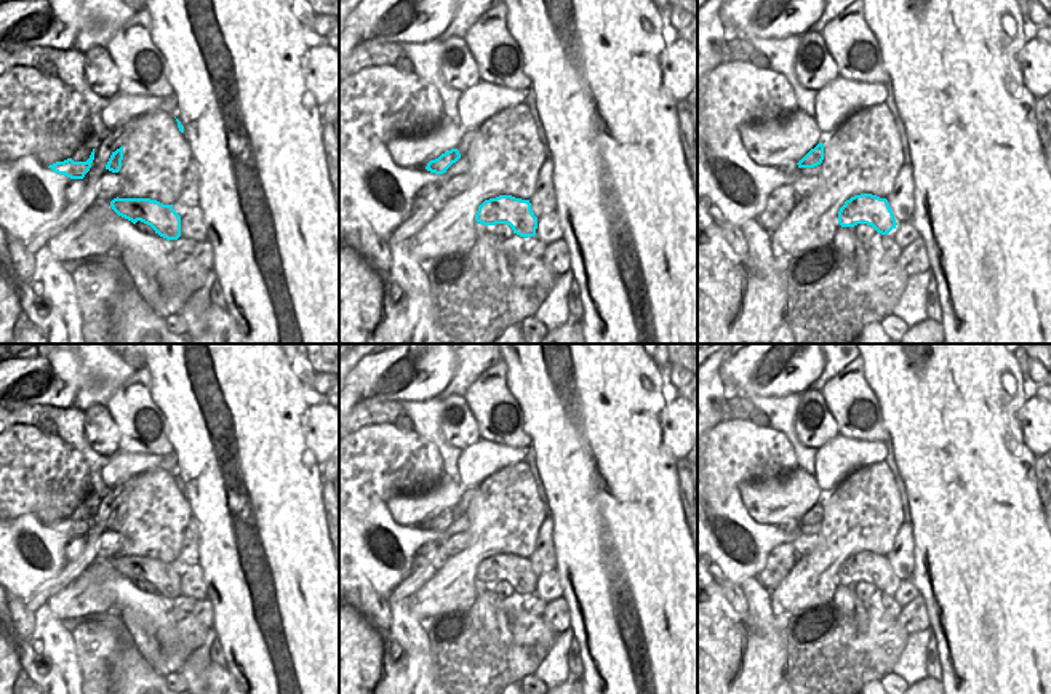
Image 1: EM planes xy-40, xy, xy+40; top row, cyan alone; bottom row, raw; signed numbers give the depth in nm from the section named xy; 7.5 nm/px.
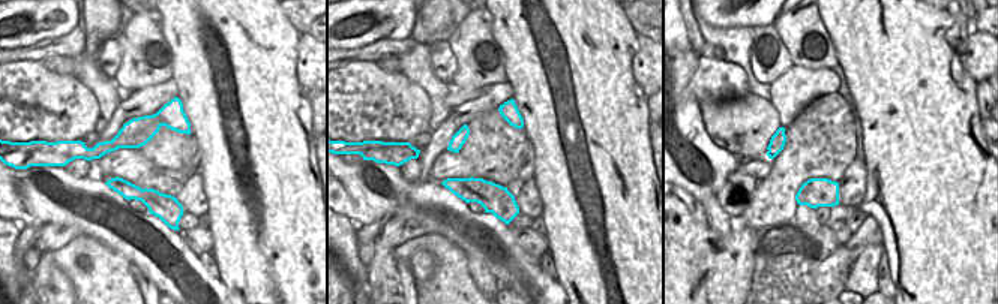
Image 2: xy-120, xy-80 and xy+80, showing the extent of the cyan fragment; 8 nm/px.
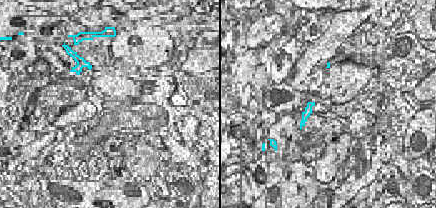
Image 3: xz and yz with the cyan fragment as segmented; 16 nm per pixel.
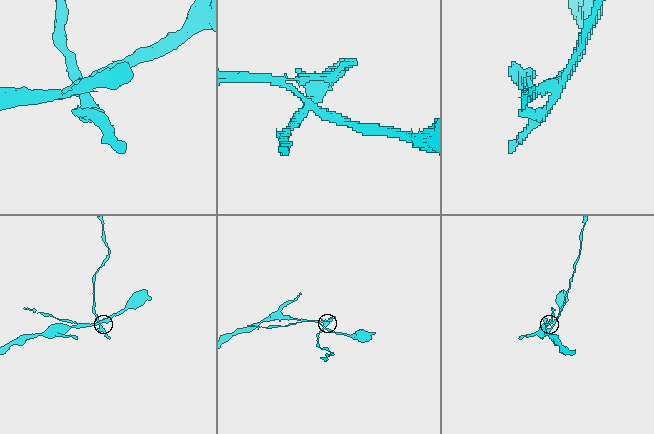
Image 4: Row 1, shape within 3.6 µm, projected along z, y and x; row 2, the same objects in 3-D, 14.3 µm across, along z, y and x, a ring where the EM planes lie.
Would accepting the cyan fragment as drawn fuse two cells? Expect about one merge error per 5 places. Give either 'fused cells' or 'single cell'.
fused cells

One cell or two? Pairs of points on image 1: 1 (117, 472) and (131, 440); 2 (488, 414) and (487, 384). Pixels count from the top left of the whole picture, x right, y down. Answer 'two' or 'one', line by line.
1: two
2: one

